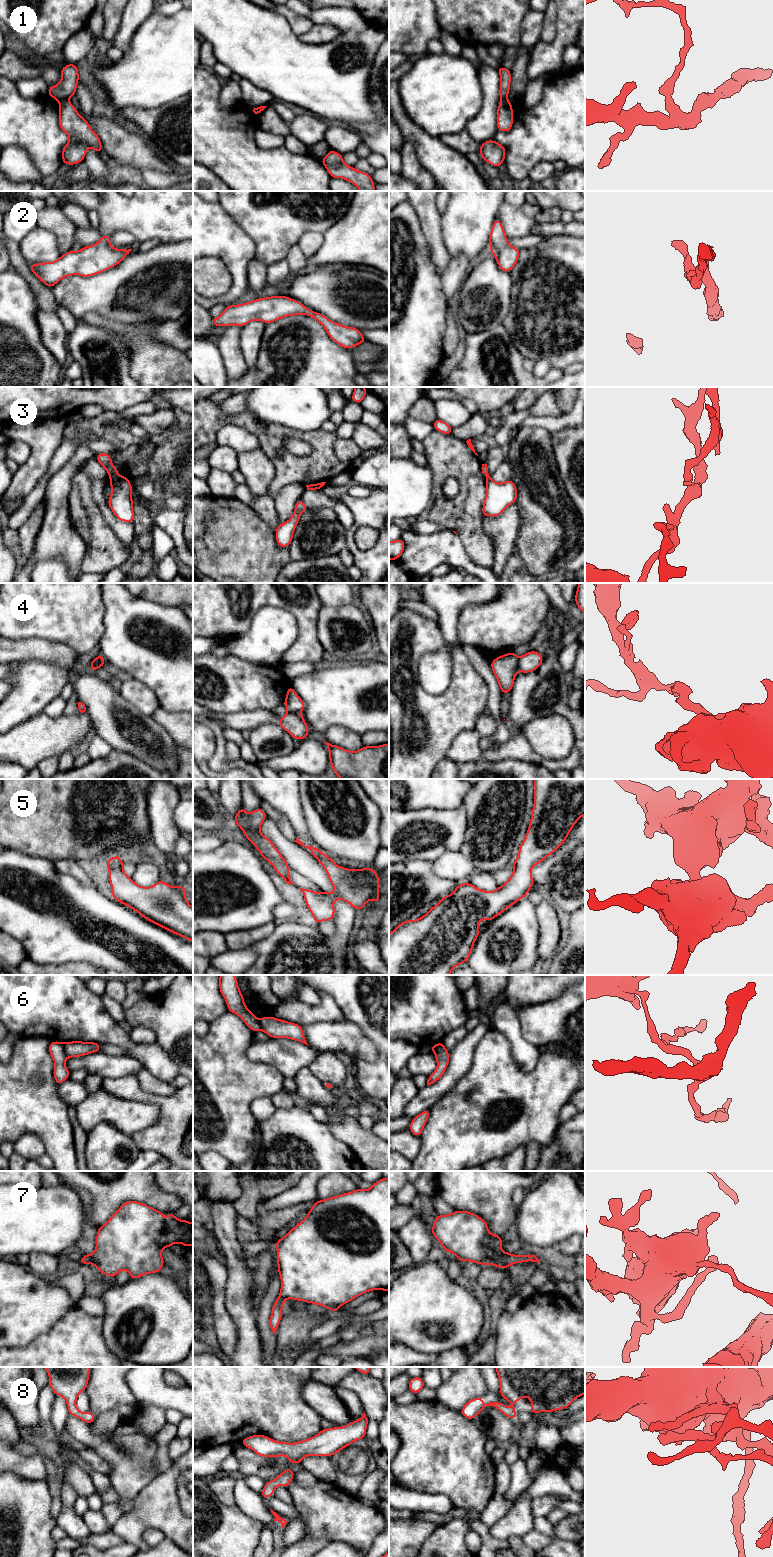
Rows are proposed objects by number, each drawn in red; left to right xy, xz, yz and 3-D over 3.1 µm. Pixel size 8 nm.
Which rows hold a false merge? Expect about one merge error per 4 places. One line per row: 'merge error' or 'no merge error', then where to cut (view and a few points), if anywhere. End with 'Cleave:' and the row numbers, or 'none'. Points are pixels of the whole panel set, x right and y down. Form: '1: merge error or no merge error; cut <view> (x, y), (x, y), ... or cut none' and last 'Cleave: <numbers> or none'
1: merge error; cut xy (68, 98), (58, 101)
2: no merge error; cut none
3: merge error; cut xy (118, 475), (110, 477)
4: merge error; cut xz (288, 711), (300, 714)
5: no merge error; cut none
6: merge error; cut xy (63, 1043), (67, 1056)
7: no merge error; cut none
8: no merge error; cut none
Cleave: 1, 3, 4, 6

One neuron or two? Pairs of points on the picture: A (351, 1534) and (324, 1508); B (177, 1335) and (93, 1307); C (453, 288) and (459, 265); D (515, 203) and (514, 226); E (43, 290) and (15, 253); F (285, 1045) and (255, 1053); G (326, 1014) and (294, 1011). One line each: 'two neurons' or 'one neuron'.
A: one neuron
B: two neurons
C: one neuron
D: one neuron
E: one neuron
F: one neuron
G: one neuron

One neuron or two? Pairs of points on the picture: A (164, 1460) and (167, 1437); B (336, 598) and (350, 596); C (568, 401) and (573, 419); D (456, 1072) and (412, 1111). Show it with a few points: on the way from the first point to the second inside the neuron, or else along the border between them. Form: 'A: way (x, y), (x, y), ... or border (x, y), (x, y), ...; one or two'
A: way (163, 1454), (163, 1443); one
B: way (339, 596), (347, 596); one
C: border (574, 403), (573, 407), (564, 413); two
D: way (445, 1083), (423, 1101); one

